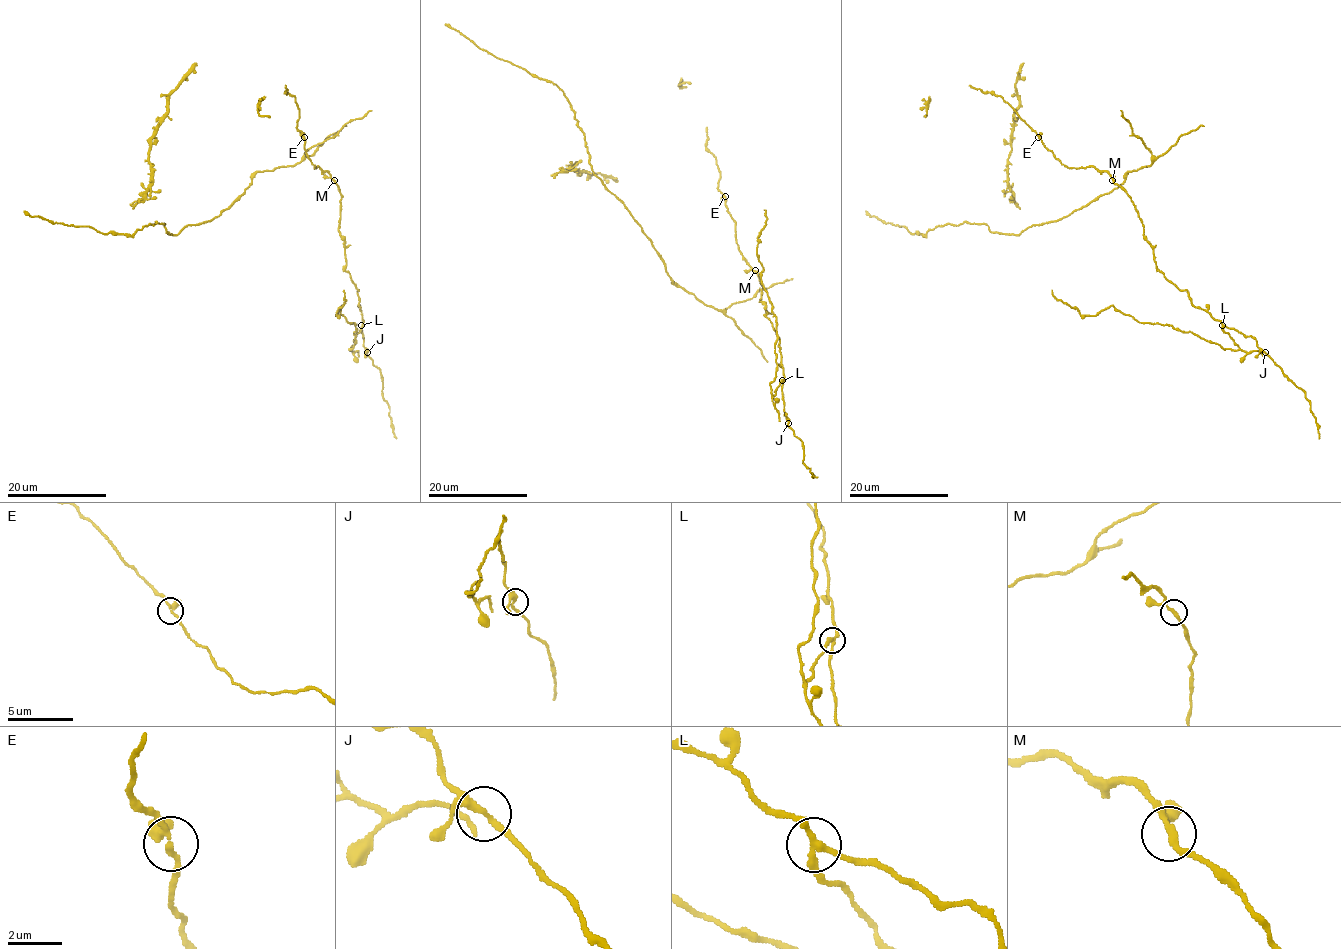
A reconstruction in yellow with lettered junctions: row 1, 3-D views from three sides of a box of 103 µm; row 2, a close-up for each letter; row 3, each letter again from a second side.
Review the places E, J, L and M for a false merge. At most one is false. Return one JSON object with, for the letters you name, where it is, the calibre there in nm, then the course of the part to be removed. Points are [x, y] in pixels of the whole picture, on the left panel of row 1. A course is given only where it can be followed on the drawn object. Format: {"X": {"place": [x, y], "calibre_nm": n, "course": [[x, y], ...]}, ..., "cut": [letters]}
{"L": {"place": [361, 325], "calibre_nm": 240, "course": [[361, 325], [350, 350], [356, 341], [355, 324], [340, 313], [341, 305], [336, 315], [346, 300], [344, 290]]}, "cut": ["L"]}

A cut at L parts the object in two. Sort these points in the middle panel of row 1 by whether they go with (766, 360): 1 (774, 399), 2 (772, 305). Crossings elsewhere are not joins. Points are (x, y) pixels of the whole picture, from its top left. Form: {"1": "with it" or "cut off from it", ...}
{"1": "cut off from it", "2": "cut off from it"}

